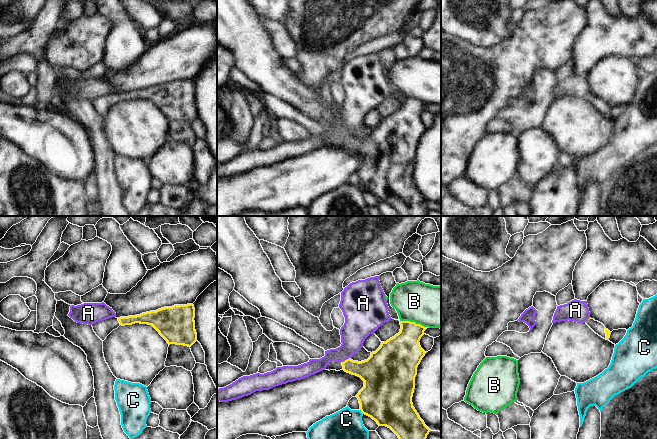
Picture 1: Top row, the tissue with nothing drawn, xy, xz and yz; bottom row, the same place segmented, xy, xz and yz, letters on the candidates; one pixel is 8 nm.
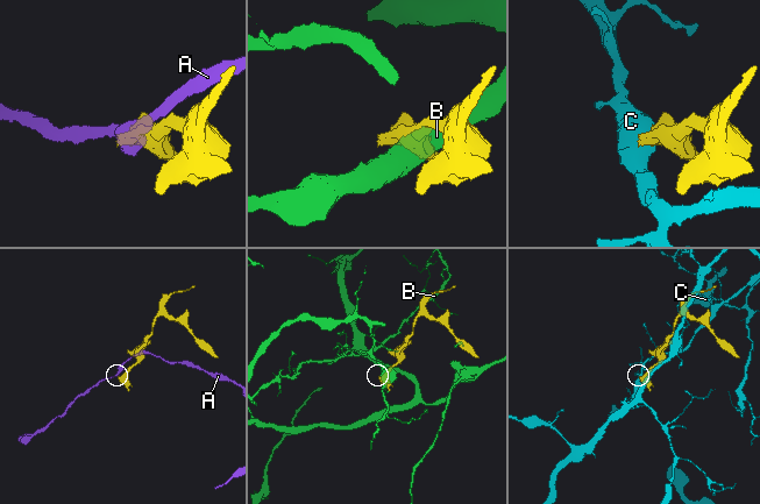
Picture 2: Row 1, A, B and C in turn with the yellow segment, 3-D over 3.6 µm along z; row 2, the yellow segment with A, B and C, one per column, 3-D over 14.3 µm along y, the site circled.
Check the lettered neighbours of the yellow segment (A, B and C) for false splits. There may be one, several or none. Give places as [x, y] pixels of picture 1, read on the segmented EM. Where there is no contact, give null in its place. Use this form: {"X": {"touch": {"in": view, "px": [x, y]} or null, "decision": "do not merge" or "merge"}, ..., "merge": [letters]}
{"A": {"touch": {"in": "xz", "px": [345, 360]}, "decision": "do not merge"}, "B": {"touch": {"in": "xz", "px": [414, 322]}, "decision": "do not merge"}, "C": {"touch": {"in": "xz", "px": [361, 411]}, "decision": "do not merge"}, "merge": []}

